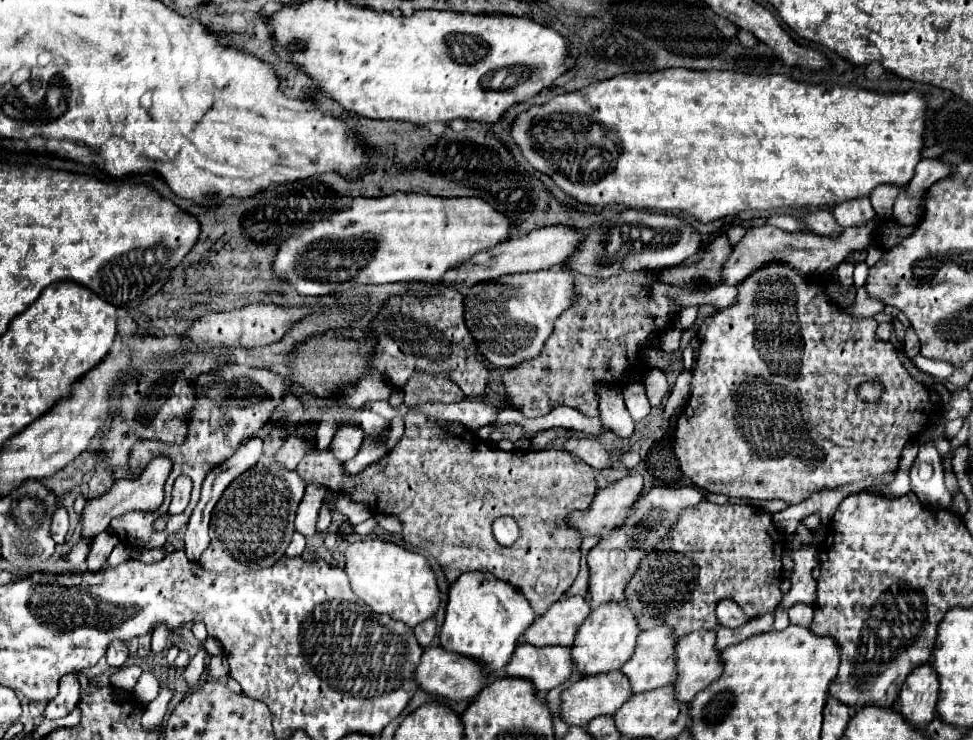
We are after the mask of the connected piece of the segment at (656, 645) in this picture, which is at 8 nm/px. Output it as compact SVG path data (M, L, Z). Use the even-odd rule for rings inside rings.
M651 628L637 636L633 656L621 668L633 694L673 684L673 648L677 638L667 628Z

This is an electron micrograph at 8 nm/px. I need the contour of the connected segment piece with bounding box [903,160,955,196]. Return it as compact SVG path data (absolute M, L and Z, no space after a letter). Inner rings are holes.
M921 160L917 164L911 184L907 184L903 190L911 196L923 196L933 182L947 178L949 174L953 174L953 170L955 170L955 166L939 162L939 160Z

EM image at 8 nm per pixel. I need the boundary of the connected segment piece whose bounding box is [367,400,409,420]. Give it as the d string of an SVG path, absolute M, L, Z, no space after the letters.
M379 400L379 402L369 402L369 404L367 404L367 410L375 412L375 414L381 414L381 416L385 416L387 420L393 420L395 416L401 416L401 418L403 418L403 416L409 412L409 406L401 404L399 408L393 408L387 400Z

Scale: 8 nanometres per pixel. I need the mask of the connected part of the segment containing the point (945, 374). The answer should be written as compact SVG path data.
M913 360L913 362L915 362L915 366L917 366L921 372L927 372L927 374L937 376L937 378L941 378L941 380L949 378L951 372L955 370L953 364L941 362L941 360Z

